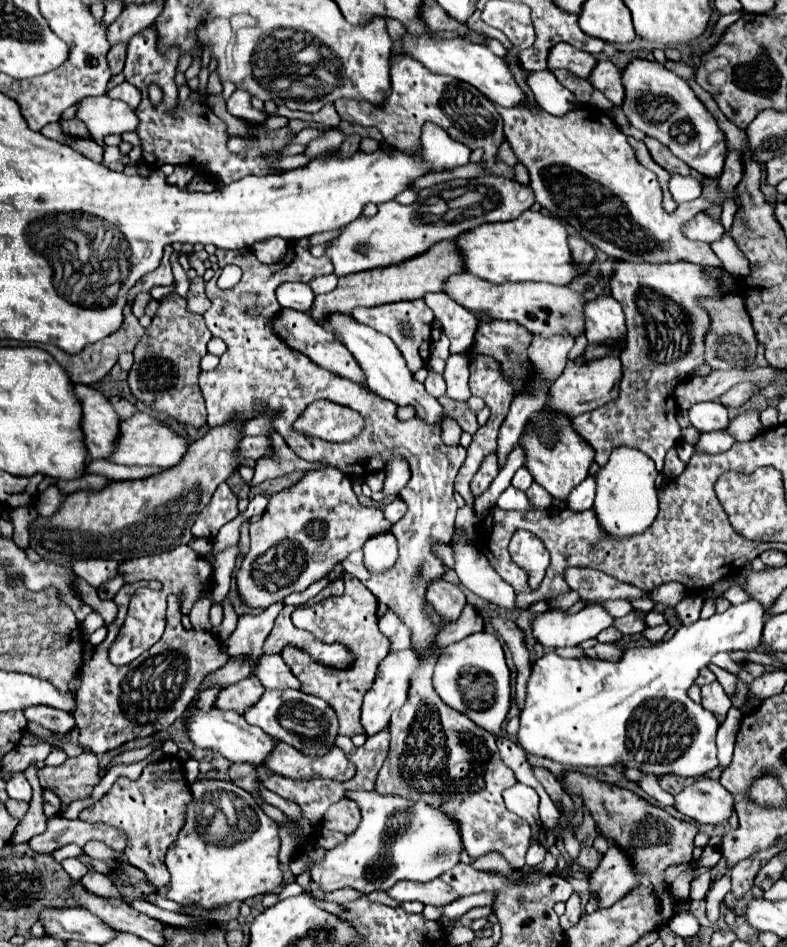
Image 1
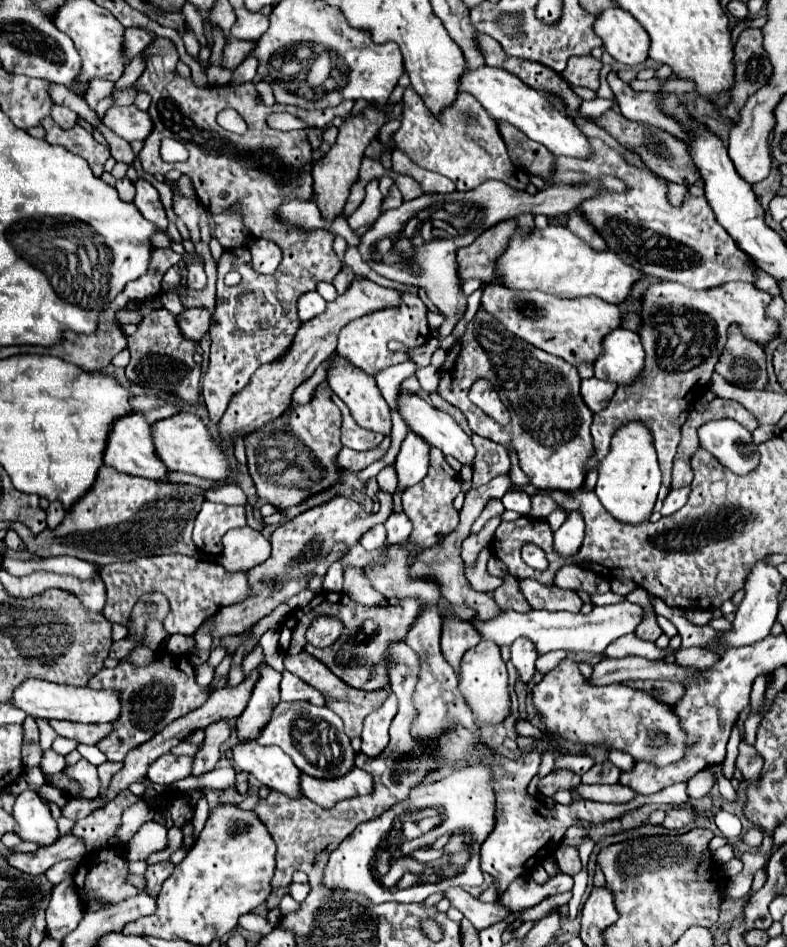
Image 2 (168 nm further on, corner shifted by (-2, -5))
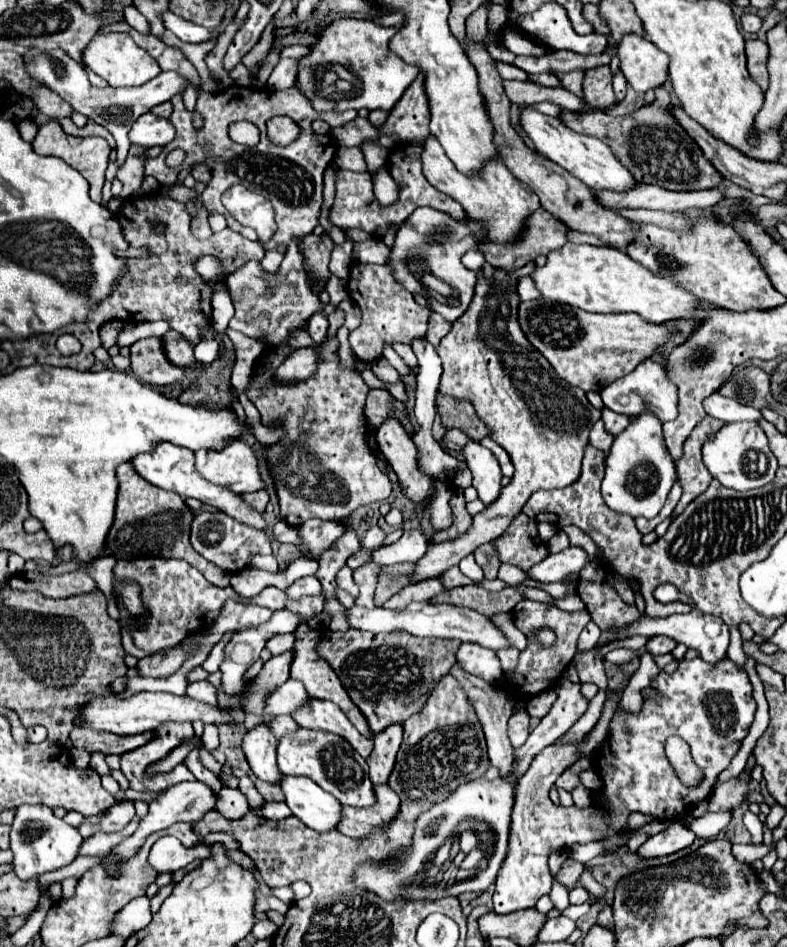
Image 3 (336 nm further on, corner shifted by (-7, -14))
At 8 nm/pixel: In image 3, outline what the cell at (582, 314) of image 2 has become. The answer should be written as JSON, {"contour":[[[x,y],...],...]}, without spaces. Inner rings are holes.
{"contour":[[[545,298],[521,302],[519,324],[527,340],[551,362],[557,376],[585,392],[601,392],[611,382],[627,376],[671,336],[665,326],[645,322],[637,314],[593,314]]]}

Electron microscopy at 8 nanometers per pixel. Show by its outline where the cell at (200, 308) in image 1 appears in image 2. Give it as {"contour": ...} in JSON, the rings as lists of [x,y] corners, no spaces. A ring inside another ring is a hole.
{"contour":[[[192,307],[178,315],[178,325],[186,337],[202,339],[210,325],[210,311],[206,307]]]}

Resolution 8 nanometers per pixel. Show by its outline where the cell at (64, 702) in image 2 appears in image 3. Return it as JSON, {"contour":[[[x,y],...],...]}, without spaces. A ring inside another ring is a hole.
{"contour":[[[139,692],[131,696],[129,700],[121,700],[115,694],[105,696],[105,698],[95,698],[89,702],[89,706],[83,706],[79,714],[85,718],[85,728],[97,728],[97,730],[107,730],[119,736],[129,736],[129,734],[143,734],[149,730],[159,728],[165,722],[195,722],[201,720],[203,724],[227,724],[231,722],[231,716],[223,712],[219,706],[205,704],[201,700],[193,700],[189,696],[175,696],[167,692]]]}

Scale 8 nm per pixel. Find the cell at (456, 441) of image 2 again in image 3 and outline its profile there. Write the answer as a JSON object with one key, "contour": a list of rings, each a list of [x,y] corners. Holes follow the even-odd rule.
{"contour":[[[469,442],[465,446],[467,466],[473,474],[473,488],[479,492],[483,504],[491,504],[501,494],[501,466],[491,450],[481,446],[479,442]]]}

